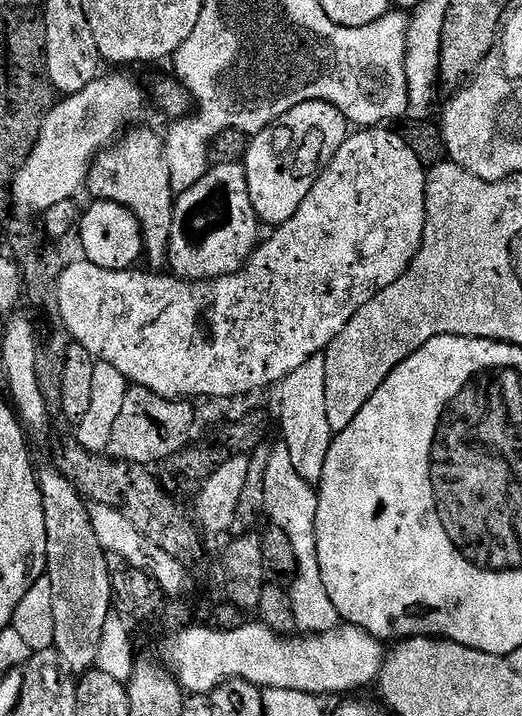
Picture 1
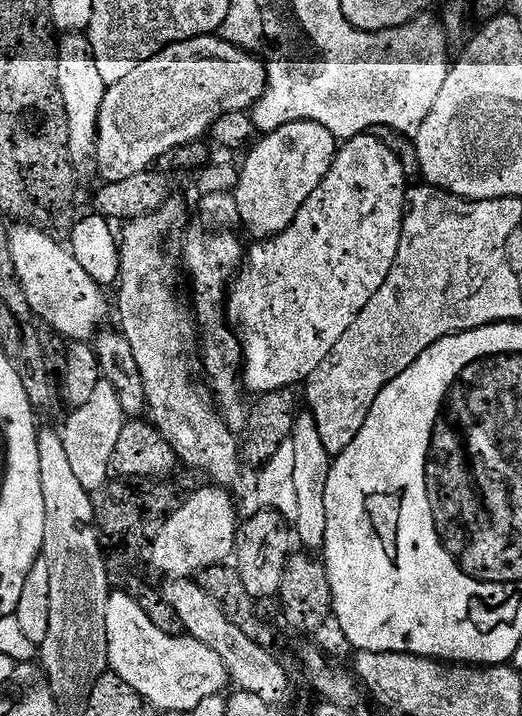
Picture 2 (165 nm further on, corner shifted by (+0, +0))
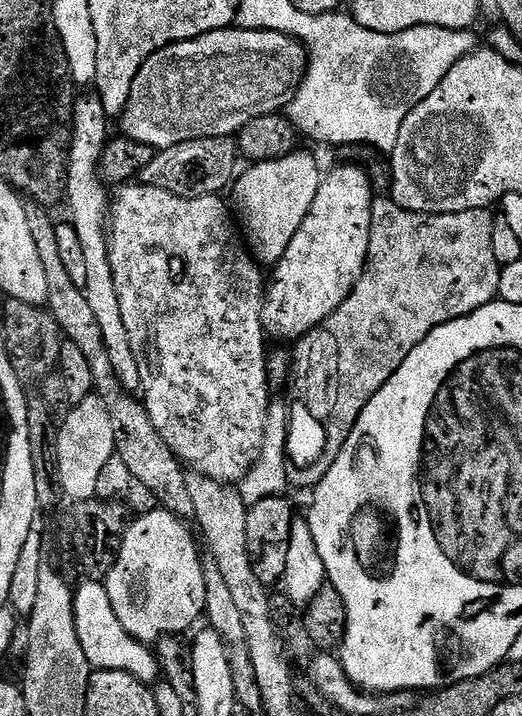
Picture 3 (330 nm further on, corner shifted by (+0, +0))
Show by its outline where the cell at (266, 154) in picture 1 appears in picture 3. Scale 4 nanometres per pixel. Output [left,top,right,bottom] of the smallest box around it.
[234,150,322,266]

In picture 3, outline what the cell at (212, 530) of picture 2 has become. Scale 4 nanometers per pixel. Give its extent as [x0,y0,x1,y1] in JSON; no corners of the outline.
[106,506,205,646]

